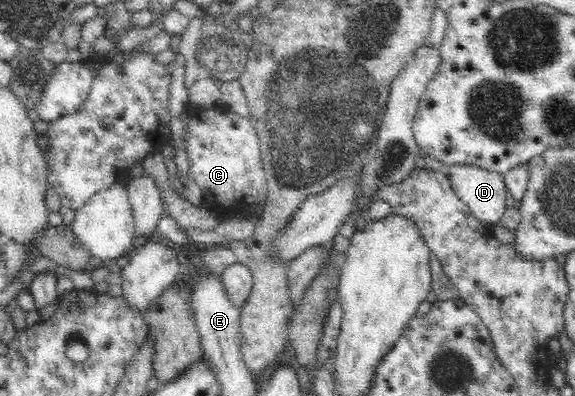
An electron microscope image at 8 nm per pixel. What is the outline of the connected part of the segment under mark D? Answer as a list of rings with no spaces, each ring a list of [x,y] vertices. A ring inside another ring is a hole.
[[[453,164],[445,171],[456,196],[471,213],[483,223],[497,224],[507,209],[503,175],[474,164]]]

